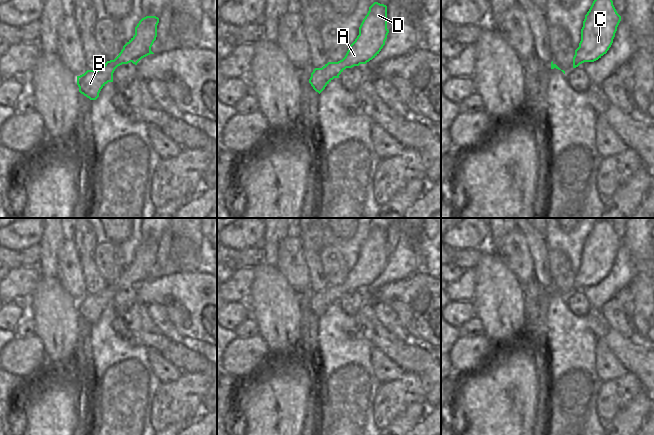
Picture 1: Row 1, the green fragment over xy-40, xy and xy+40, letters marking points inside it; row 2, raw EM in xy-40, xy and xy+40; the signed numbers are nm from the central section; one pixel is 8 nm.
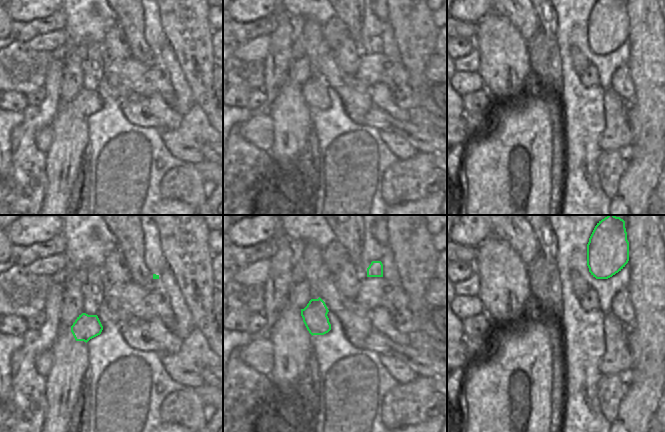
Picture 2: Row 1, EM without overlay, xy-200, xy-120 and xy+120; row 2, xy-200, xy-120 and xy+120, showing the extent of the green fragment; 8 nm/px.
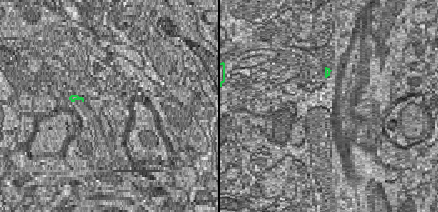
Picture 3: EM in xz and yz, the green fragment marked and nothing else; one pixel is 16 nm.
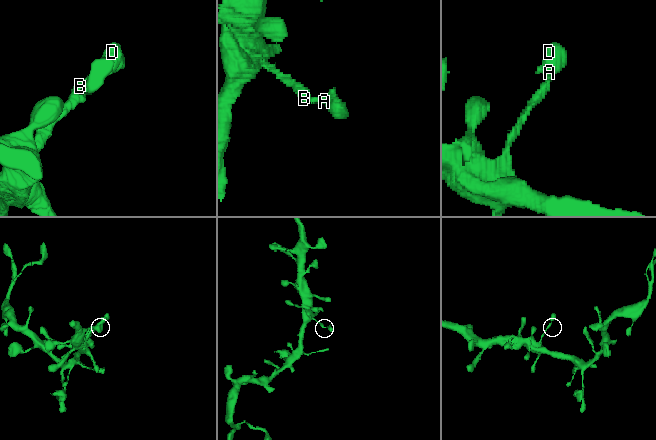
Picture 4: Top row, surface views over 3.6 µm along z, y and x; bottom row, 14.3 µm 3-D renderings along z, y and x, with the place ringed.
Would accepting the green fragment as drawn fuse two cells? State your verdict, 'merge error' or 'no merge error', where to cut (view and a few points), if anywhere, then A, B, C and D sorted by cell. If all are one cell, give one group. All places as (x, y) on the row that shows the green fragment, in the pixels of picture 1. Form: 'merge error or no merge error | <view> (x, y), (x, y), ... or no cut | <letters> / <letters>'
no merge error | no cut | A B C D

